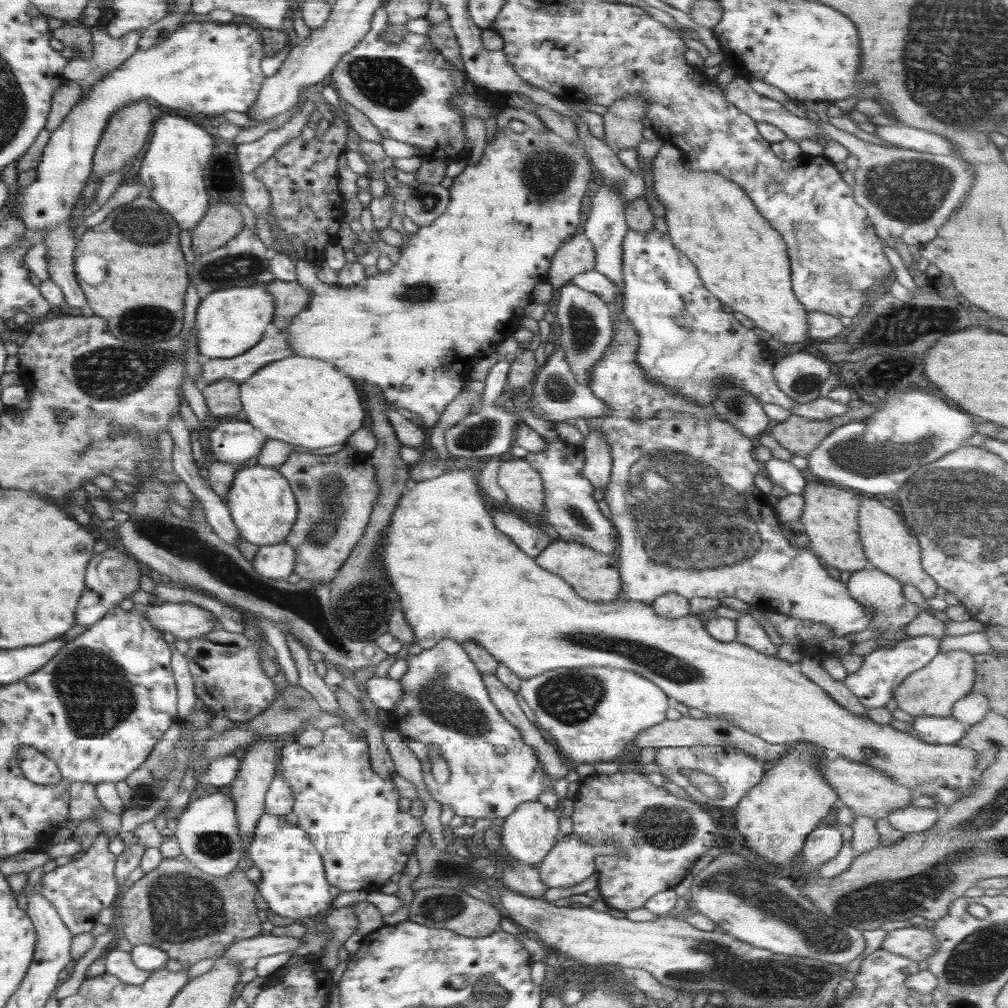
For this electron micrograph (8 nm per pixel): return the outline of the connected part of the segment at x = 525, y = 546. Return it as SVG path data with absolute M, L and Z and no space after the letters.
M496 510L492 514L495 527L512 539L516 546L532 558L537 557L550 543L552 538L540 529L539 524L533 525L524 517Z

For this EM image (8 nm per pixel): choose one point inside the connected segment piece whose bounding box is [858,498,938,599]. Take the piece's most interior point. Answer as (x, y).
(889, 546)

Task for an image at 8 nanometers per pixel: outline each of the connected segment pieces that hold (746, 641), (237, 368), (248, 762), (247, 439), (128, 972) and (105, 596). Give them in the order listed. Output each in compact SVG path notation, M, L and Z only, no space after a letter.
M742 615L735 621L737 628L736 641L757 650L760 654L775 655L777 652L776 646L768 637L762 625L752 615Z
M270 330L247 352L232 358L206 360L201 366L198 386L205 387L221 378L231 378L241 385L268 363L294 355L286 338L285 331Z
M271 739L256 741L252 746L243 750L243 752L239 754L239 757L240 767L237 770L235 779L229 785L230 788L232 788L232 790L230 790L232 794L229 794L229 796L231 796L235 804L236 817L238 817L238 835L241 844L243 844L241 846L243 851L241 852L237 867L246 870L255 866L247 851L252 844L256 824L264 815L265 794L271 785L272 779L275 777L279 757L278 754L276 754L276 748L274 748Z
M242 416L225 418L210 432L210 458L240 468L245 460L260 454L268 439Z
M115 945L108 952L106 959L106 974L119 978L122 982L140 986L152 974L148 970L140 970L132 963L129 952L120 951Z
M113 546L103 555L96 556L87 567L86 588L75 610L76 624L89 627L97 623L114 605L118 605L124 598L130 598L140 588L142 570L137 563L137 560L116 551Z

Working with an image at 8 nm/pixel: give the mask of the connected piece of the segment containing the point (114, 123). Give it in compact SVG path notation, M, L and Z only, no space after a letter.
M146 98L129 102L127 106L123 106L109 118L107 128L105 128L99 146L95 150L93 178L97 178L96 182L99 180L101 182L108 174L120 172L128 162L132 162L138 156L138 152L146 144L146 136L150 134L150 128L152 128L150 122L152 122L152 114L150 114L150 106L148 106Z

